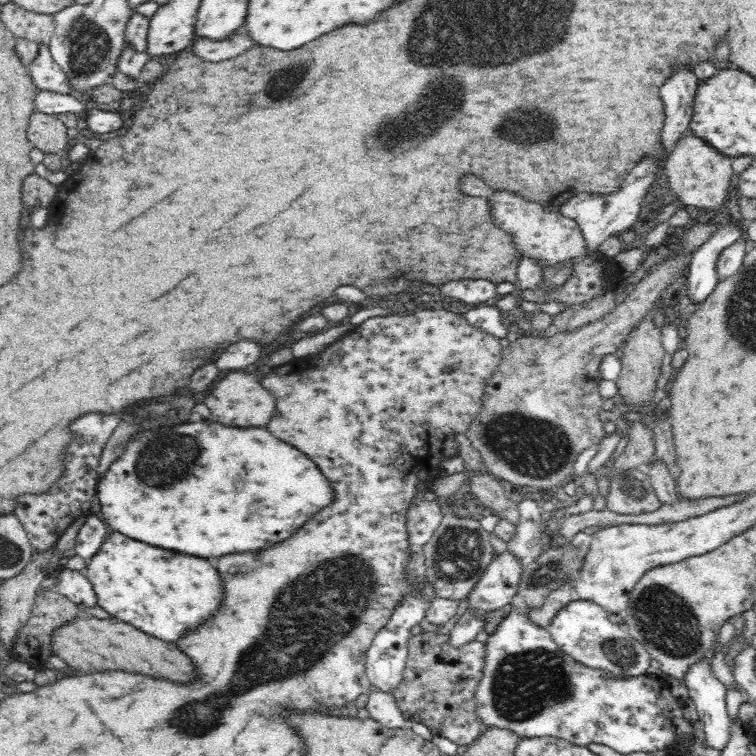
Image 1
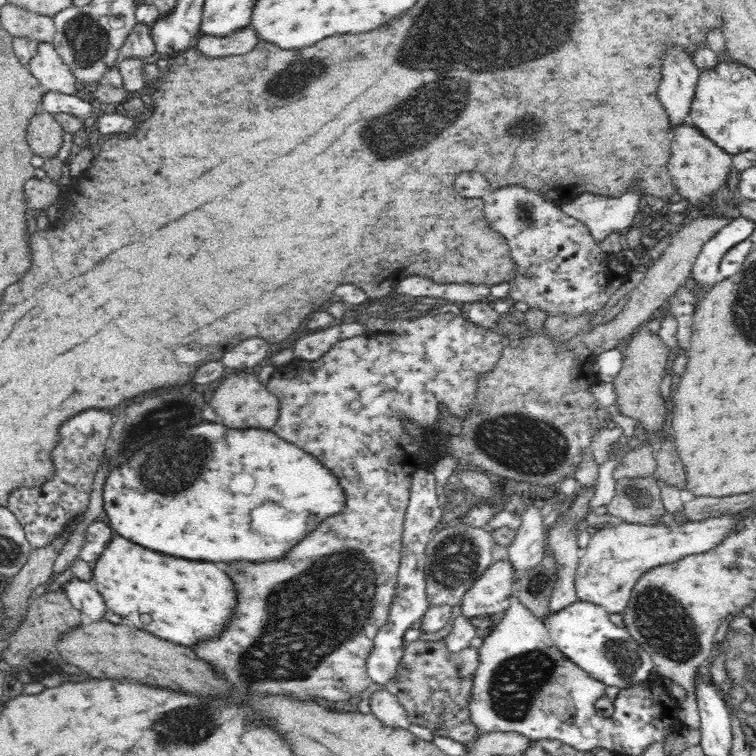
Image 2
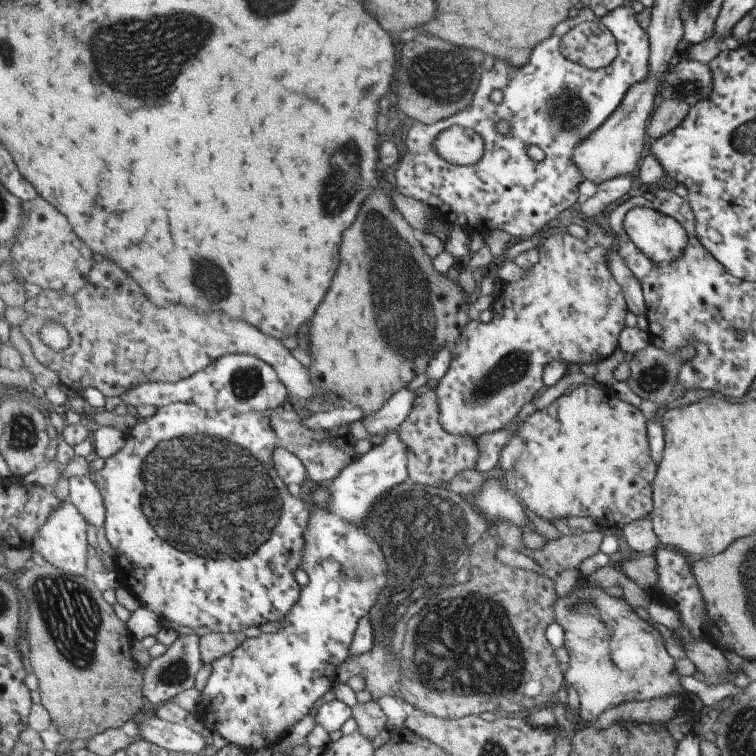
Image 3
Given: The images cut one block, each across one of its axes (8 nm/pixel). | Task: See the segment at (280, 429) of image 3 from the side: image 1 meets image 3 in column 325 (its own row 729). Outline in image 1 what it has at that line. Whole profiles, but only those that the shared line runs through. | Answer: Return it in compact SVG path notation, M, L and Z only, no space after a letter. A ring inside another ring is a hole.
M421 632L416 636L410 636L408 641L409 655L404 669L404 678L391 693L409 724L421 722L431 730L433 736L448 738L463 749L464 746L482 734L482 721L476 711L475 692L486 664L487 643L482 644L482 642L472 638L462 646L451 644L450 640L449 634L430 634L430 632Z

